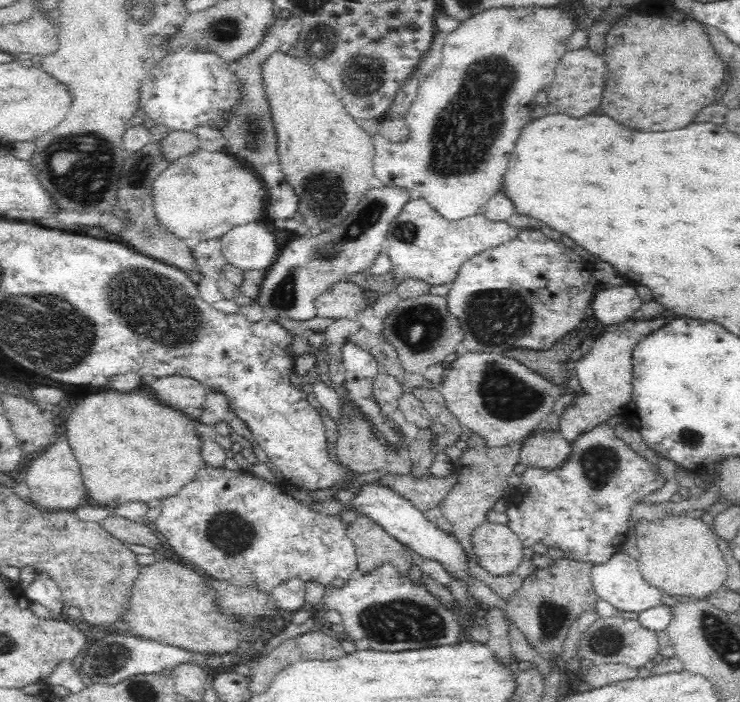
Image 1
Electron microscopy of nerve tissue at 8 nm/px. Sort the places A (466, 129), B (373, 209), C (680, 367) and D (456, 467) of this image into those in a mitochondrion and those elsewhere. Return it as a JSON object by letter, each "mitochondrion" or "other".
{"A":"mitochondrion","B":"mitochondrion","C":"other","D":"other"}

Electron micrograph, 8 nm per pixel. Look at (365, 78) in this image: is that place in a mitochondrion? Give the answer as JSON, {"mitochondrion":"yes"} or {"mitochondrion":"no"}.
{"mitochondrion":"yes"}

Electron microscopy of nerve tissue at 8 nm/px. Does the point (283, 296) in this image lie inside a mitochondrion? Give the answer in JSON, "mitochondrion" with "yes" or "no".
{"mitochondrion":"yes"}

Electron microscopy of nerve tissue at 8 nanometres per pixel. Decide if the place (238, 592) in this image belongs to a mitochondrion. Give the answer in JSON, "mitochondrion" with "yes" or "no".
{"mitochondrion":"no"}

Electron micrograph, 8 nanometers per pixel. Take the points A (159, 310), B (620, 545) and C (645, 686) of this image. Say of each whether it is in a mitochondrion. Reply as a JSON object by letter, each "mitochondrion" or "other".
{"A":"mitochondrion","B":"other","C":"other"}

